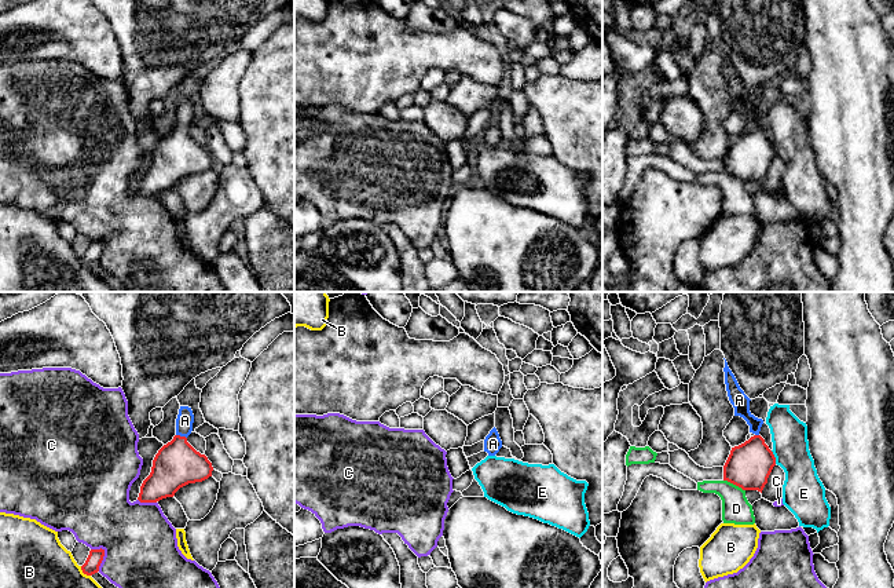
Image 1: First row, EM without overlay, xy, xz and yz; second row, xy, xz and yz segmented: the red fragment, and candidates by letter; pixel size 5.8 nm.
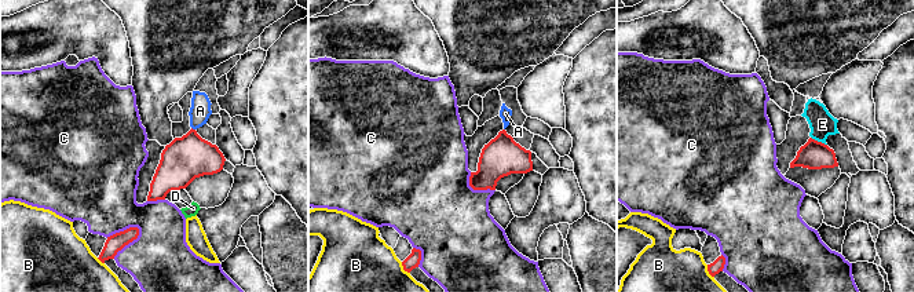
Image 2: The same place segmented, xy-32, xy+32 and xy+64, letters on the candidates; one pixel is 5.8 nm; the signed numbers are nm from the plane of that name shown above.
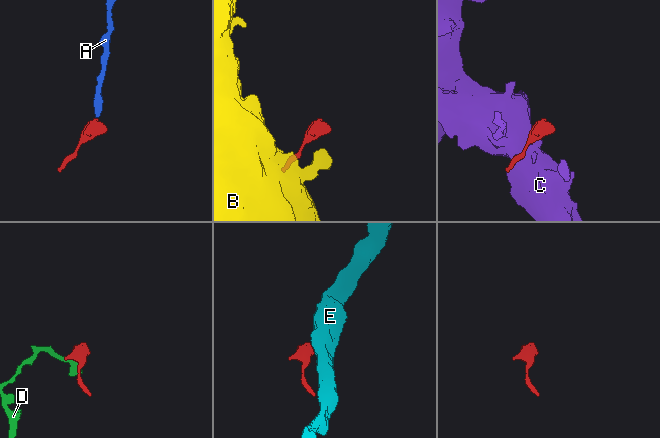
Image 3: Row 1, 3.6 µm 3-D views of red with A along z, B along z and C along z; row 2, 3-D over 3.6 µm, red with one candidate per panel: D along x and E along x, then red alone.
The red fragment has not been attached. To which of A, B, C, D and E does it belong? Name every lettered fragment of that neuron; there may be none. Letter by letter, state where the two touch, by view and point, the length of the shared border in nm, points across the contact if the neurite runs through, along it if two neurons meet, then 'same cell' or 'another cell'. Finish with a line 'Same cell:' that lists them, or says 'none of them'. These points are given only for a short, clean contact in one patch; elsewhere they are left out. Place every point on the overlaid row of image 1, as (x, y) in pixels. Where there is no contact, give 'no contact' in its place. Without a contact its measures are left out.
A: meets red in xy at (182, 437); contact 70 nm long; runs through xy (176, 464), (182, 437), (184, 420); same cell
B: meets red in xy at (84, 573); contact 90 nm long; border along xy (80, 566), (90, 576); another cell
C: meets red in xy at (102, 559); contact 140 nm long; another cell
D: meets red in yz at (735, 484); contact 140 nm long; border along yz (724, 479), (744, 490); another cell
E: meets red in yz at (775, 457); contact 90 nm long; border along yz (770, 450), (776, 463); another cell
Same cell: A

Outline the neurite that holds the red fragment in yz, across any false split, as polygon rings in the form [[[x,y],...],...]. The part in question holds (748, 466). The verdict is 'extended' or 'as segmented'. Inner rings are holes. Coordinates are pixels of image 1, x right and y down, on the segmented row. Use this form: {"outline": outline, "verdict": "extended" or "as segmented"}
{"outline": [[[725,359],[725,384],[734,416],[743,417],[754,435],[744,443],[732,448],[723,465],[723,481],[728,481],[743,490],[758,490],[762,493],[767,478],[776,465],[776,457],[765,439],[759,435],[762,419],[750,412],[750,398],[740,388],[734,375]]], "verdict": "extended"}

